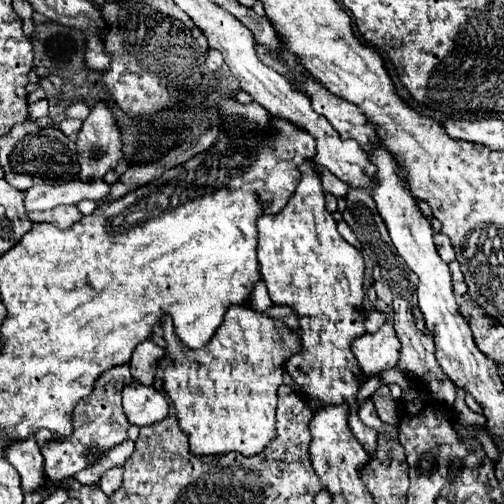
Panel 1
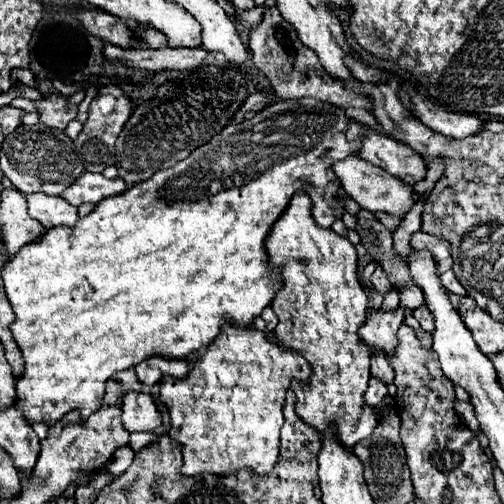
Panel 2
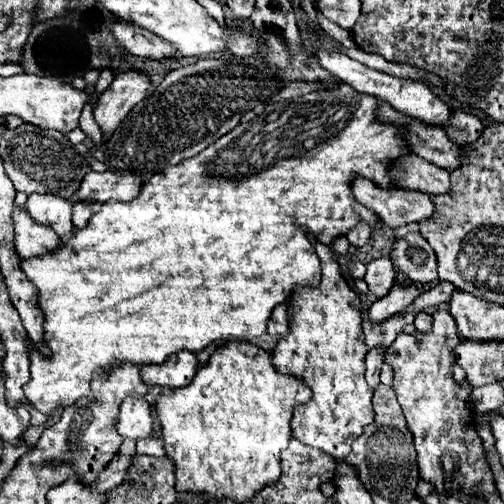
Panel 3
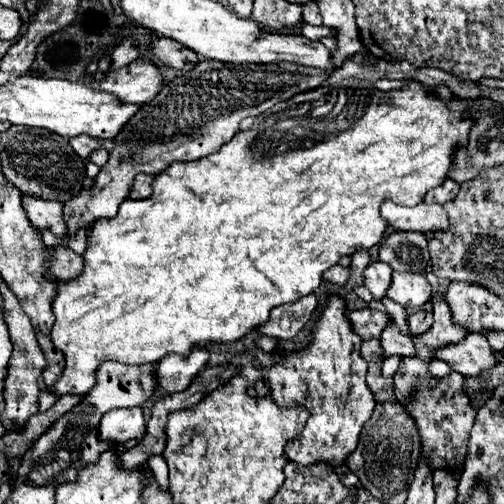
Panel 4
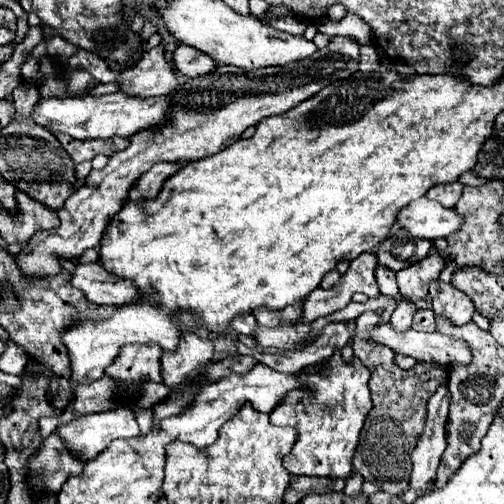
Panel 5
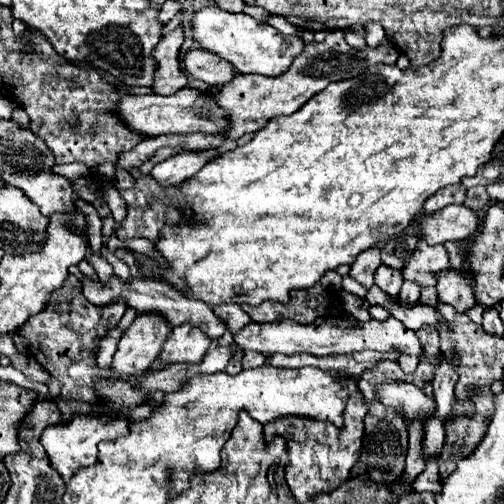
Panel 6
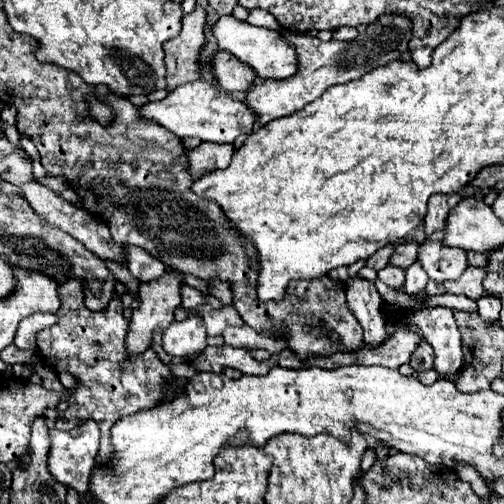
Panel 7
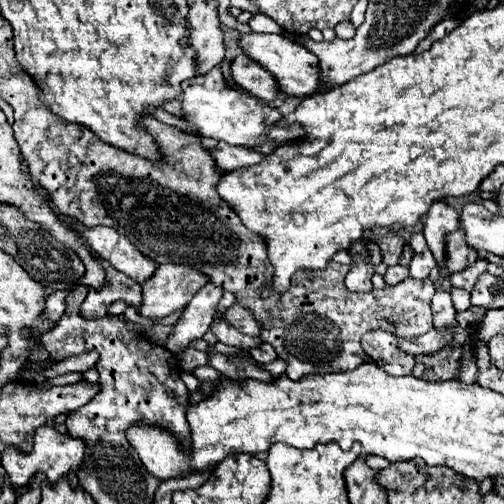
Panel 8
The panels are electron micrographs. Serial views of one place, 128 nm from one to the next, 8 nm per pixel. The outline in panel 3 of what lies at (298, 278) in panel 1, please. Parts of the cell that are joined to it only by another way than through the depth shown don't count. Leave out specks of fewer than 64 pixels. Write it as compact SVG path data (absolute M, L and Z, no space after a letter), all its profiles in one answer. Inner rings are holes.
M308 234L308 240L322 262L322 280L316 288L294 288L288 298L290 328L274 348L274 364L276 370L284 374L304 378L314 392L312 406L296 408L292 418L292 436L306 446L324 450L336 460L344 460L352 442L364 432L364 426L374 420L372 390L364 380L364 358L368 348L362 332L362 304L358 294L342 276L334 248L320 240L316 242L312 234Z

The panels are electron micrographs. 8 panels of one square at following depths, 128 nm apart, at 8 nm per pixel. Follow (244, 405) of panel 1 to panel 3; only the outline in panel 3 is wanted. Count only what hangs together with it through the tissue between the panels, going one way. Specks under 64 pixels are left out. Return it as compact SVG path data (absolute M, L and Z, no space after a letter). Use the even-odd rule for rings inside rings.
M226 342L212 352L206 364L198 366L192 384L184 388L164 388L156 400L158 418L162 422L162 440L166 454L174 460L176 488L190 492L206 492L214 498L232 498L236 502L252 498L264 484L280 476L280 452L290 442L292 408L308 402L312 390L296 376L284 376L272 364L272 354L256 344Z

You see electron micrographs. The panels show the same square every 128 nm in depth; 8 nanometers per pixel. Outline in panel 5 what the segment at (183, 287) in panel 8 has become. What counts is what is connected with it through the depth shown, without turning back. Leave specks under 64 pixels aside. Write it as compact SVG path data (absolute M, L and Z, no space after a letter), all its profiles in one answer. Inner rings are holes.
M128 344L116 362L106 368L106 374L125 385L124 396L130 399L135 395L134 384L160 382L160 356L162 348L158 344Z

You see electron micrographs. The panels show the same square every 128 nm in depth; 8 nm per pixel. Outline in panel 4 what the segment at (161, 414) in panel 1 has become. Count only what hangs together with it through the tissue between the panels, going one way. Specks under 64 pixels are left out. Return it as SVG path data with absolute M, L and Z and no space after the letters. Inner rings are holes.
M120 408L110 410L100 420L100 440L140 440L146 434L146 420L142 408Z

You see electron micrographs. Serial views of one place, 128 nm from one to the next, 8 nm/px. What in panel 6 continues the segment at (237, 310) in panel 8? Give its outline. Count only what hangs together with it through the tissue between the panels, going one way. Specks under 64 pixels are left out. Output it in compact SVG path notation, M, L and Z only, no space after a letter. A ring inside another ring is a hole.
M116 274L108 280L102 282L100 278L82 278L82 294L86 296L86 300L90 300L92 304L103 306L114 302L114 300L124 300L130 308L134 308L140 314L146 312L156 312L162 314L164 320L174 328L180 324L192 324L196 328L200 328L204 334L208 334L210 338L220 338L226 332L224 322L214 316L212 308L200 300L188 300L182 294L178 294L174 288L170 288L168 284L160 282L160 280L144 280L144 278L132 278L132 280L122 280Z

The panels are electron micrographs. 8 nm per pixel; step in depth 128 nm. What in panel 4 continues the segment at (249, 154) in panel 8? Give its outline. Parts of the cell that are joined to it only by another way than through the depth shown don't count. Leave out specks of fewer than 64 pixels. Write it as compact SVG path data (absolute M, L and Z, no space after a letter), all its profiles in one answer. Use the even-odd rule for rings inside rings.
M138 174L130 186L130 198L132 200L140 200L140 198L148 198L152 194L152 184L154 176L152 174Z

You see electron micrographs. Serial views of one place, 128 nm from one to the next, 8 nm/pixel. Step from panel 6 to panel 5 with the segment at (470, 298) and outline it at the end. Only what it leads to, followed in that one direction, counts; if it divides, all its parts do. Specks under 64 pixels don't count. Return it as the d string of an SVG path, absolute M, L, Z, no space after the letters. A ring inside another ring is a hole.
M434 280L430 284L430 298L434 304L436 316L448 316L452 324L466 324L474 316L472 300L464 292L456 290L452 284Z

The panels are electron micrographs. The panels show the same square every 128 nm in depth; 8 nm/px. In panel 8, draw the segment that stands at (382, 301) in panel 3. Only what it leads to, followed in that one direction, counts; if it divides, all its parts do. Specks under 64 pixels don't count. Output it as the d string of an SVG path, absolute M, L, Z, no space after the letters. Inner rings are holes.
M456 230L446 236L446 256L444 256L444 268L454 274L468 268L472 262L476 262L476 250L468 248L464 242L464 232Z

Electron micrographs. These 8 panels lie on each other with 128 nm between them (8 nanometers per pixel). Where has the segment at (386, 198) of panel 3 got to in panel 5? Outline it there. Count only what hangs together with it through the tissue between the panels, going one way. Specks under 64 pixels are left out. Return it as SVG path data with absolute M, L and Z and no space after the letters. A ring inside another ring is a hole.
M418 198L398 212L398 224L416 238L448 238L462 224L462 218L430 198Z

